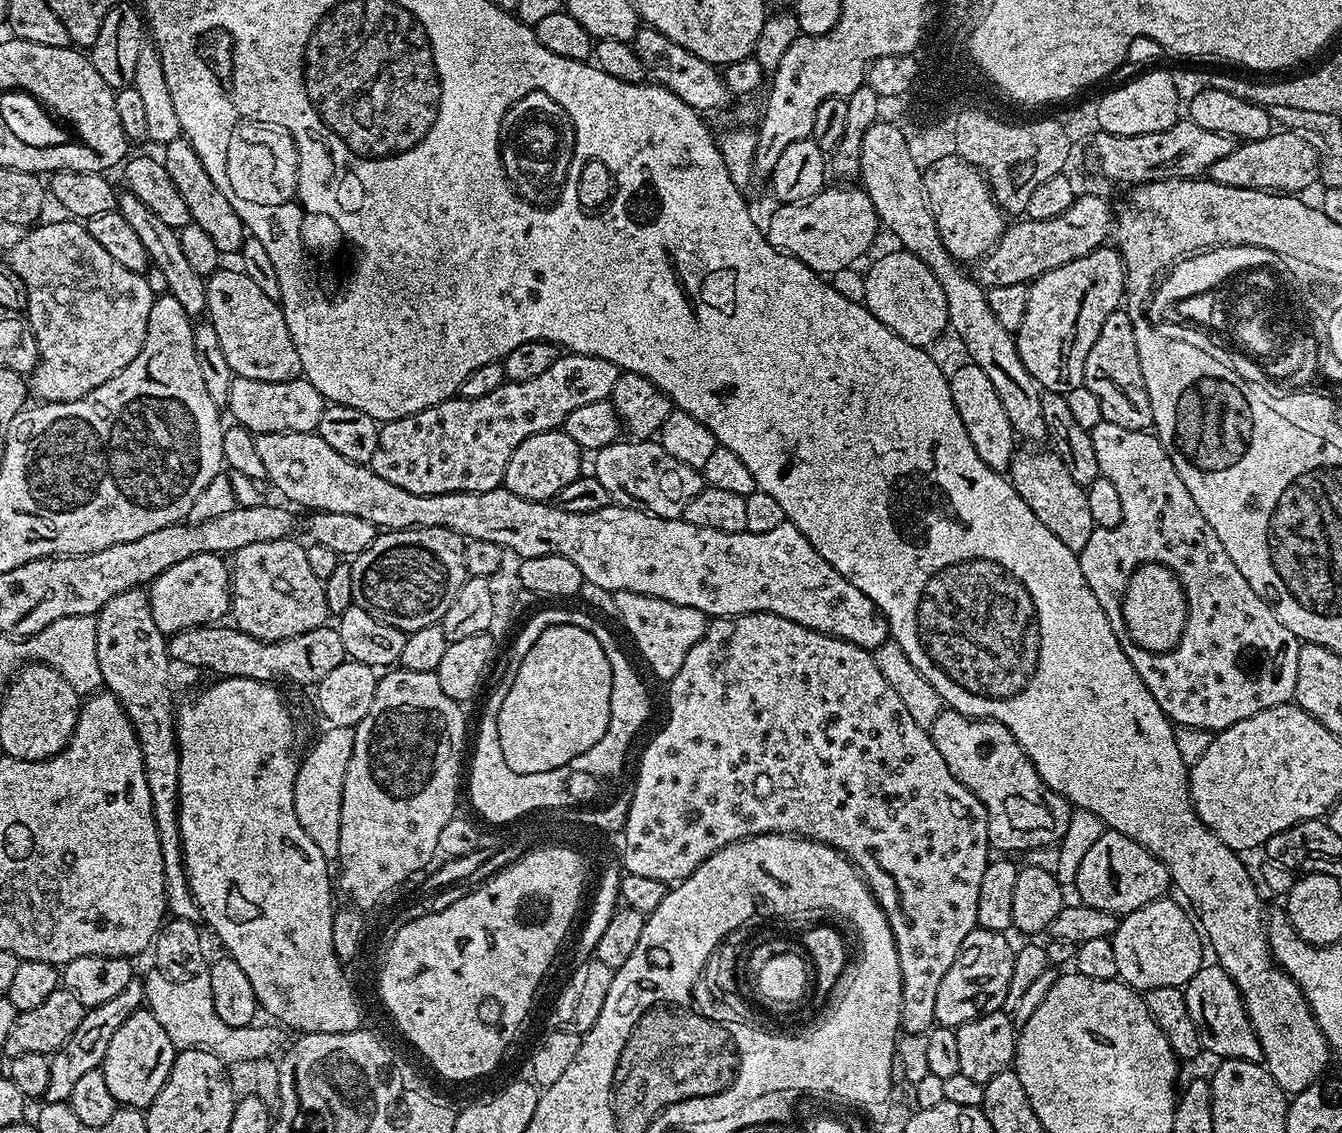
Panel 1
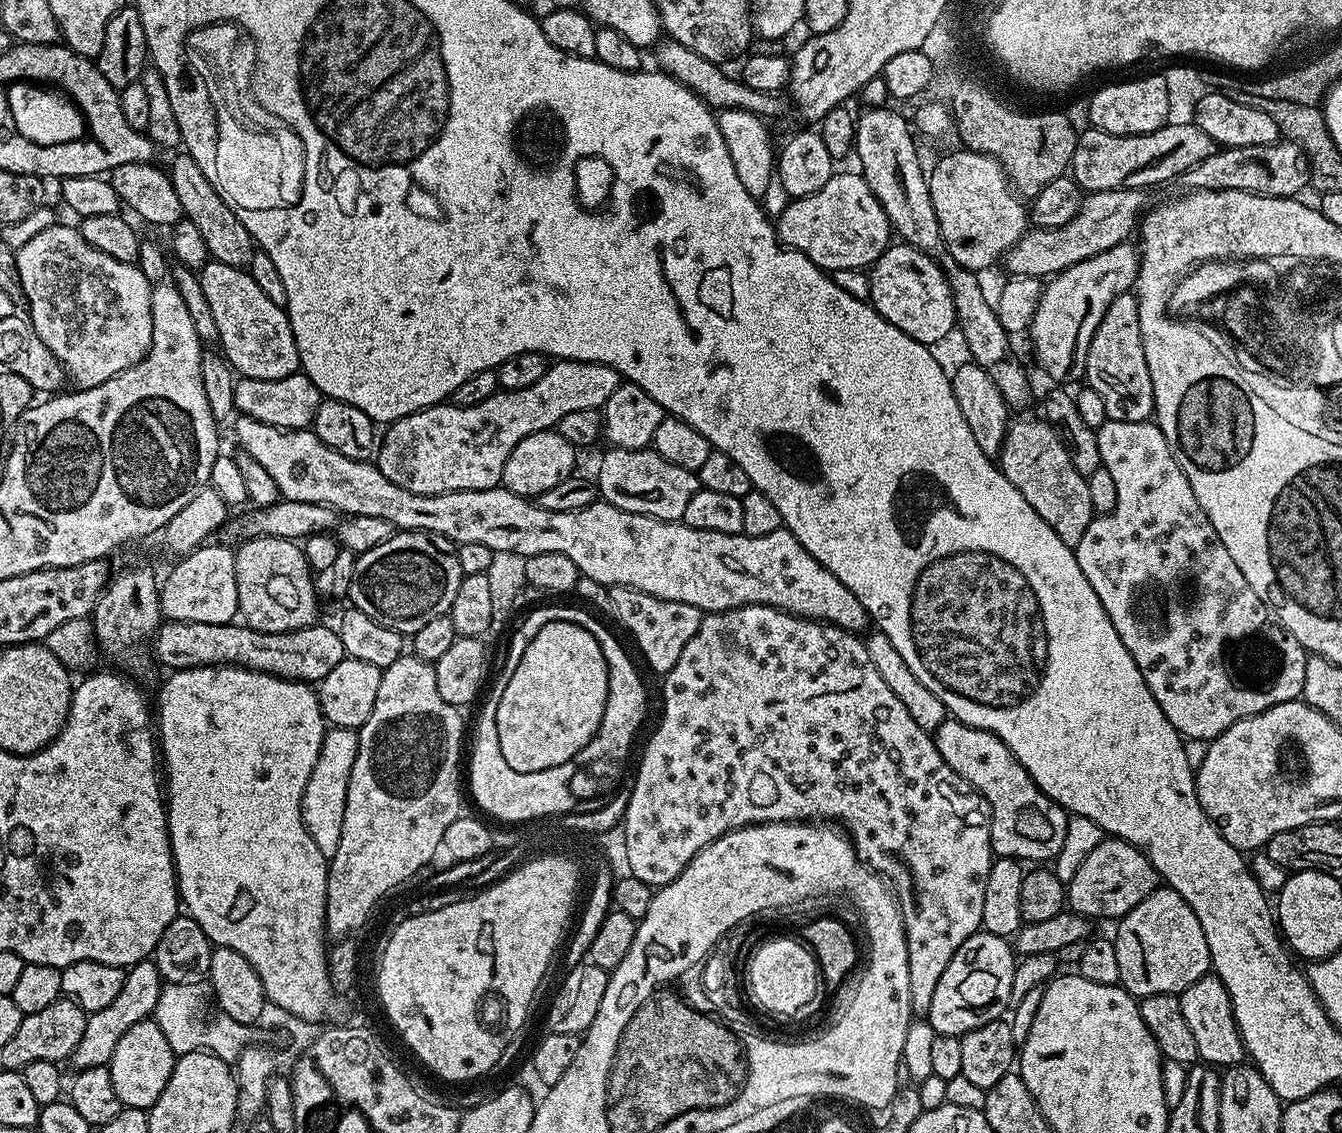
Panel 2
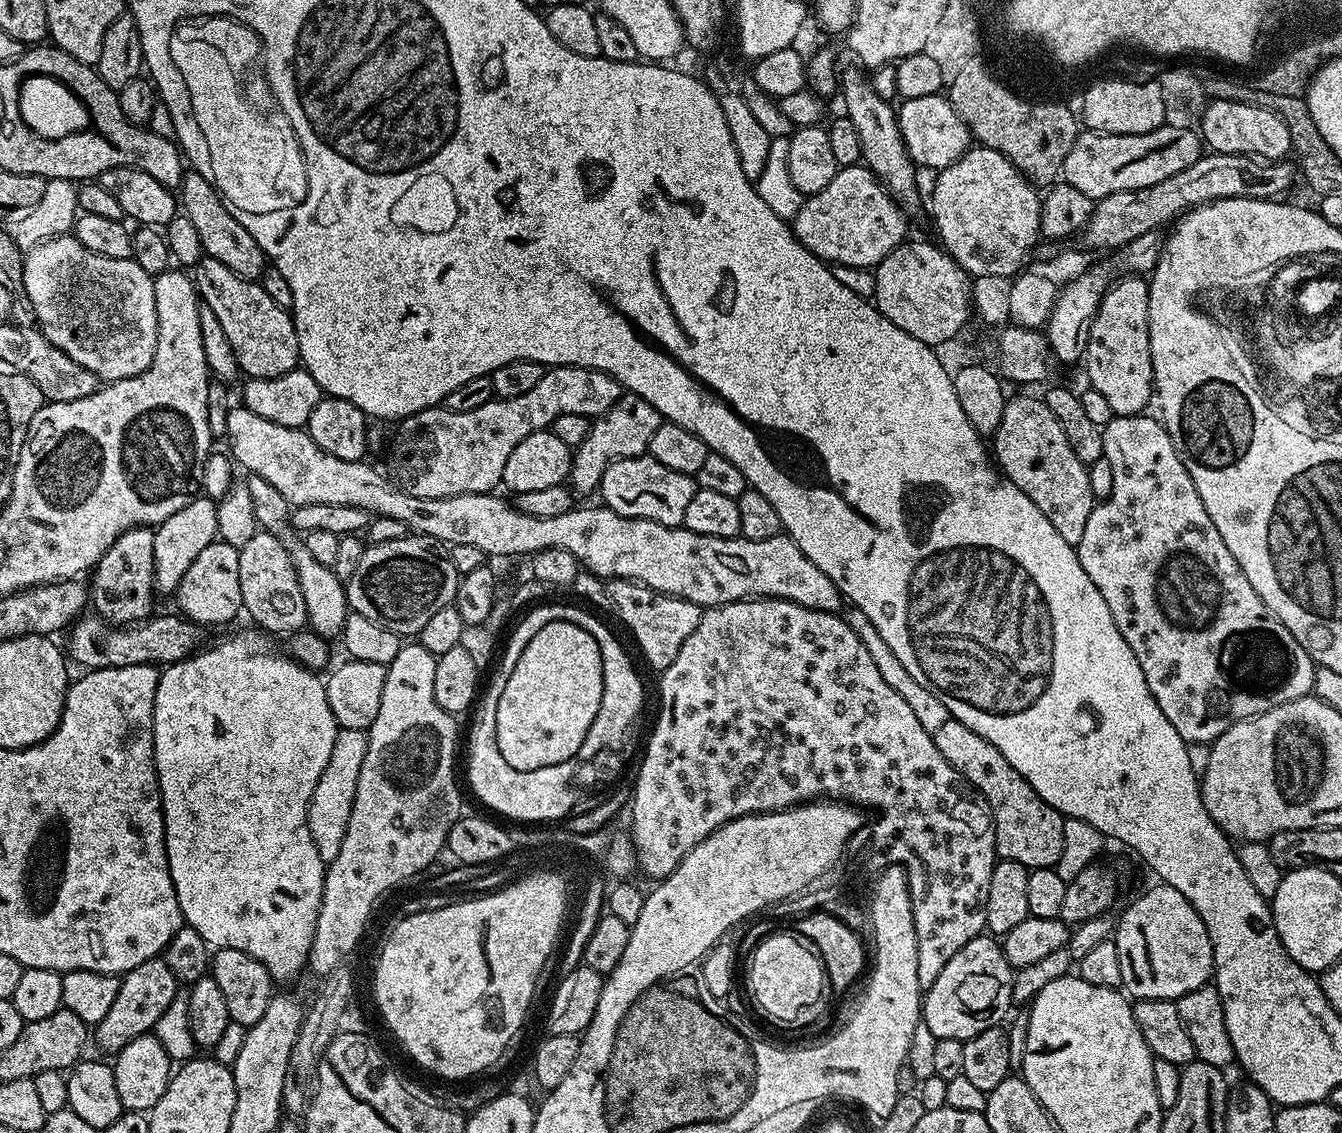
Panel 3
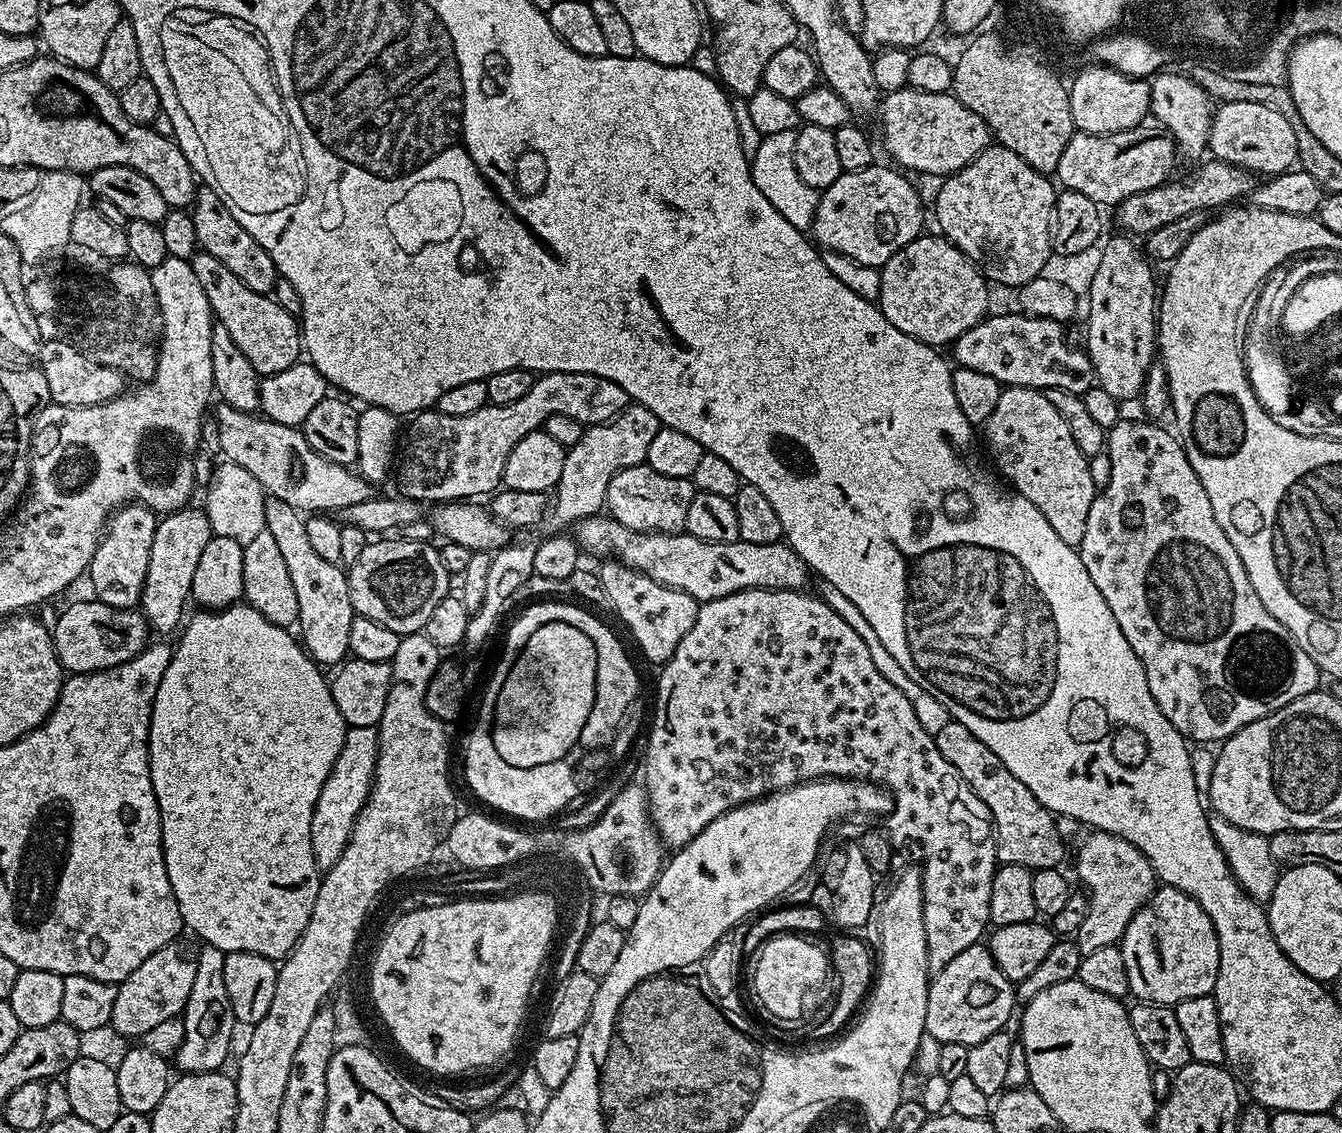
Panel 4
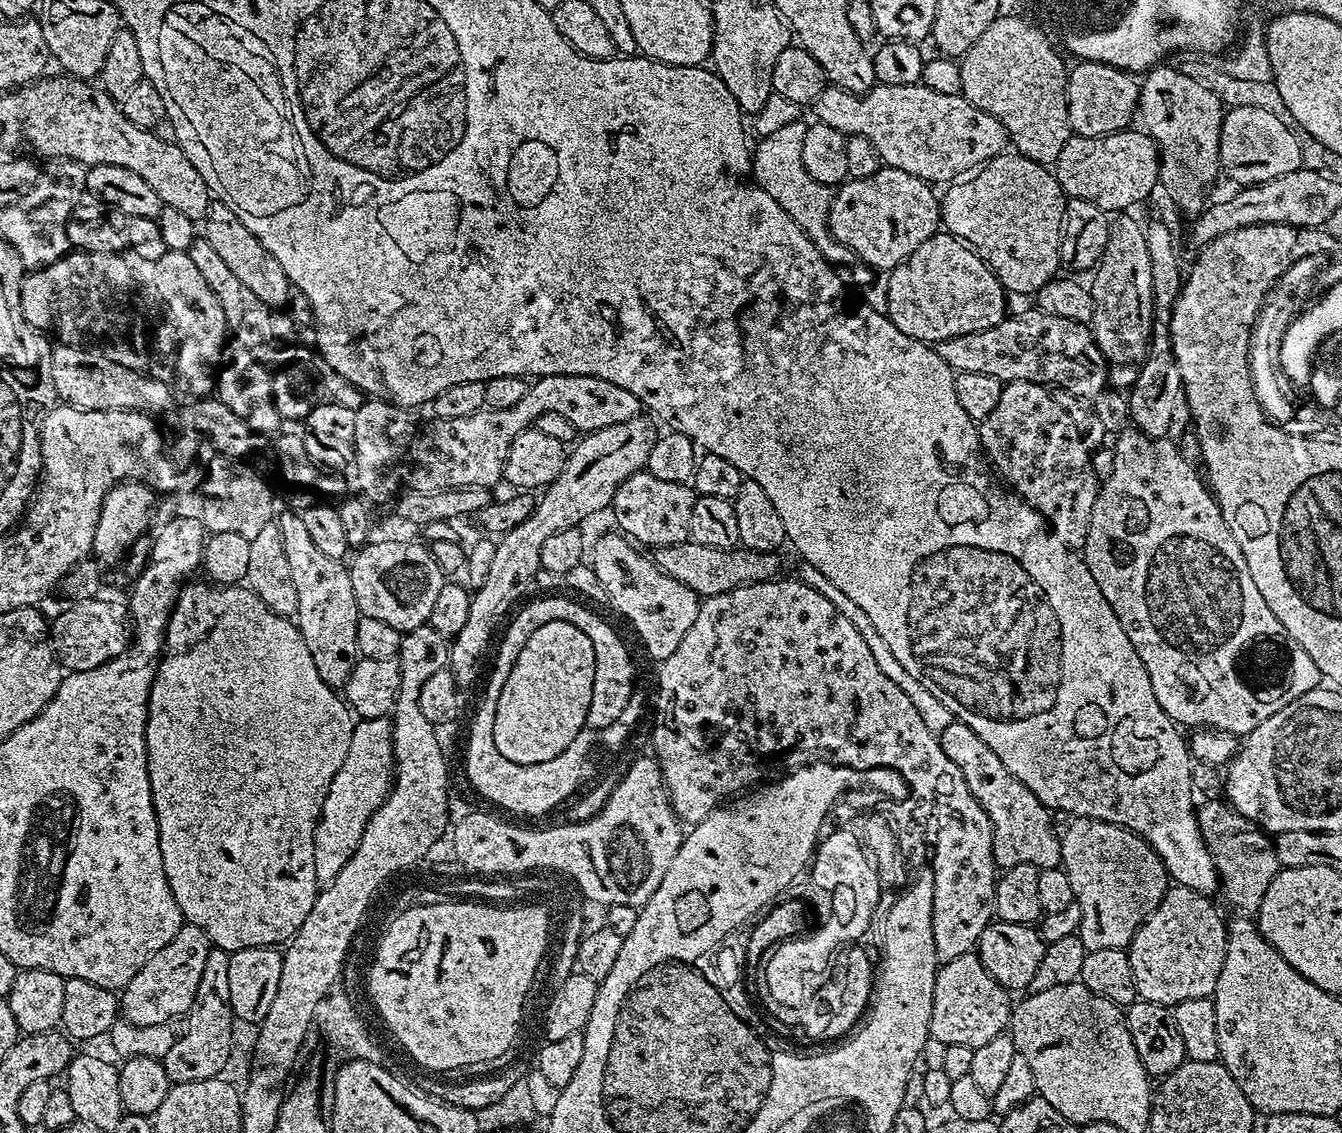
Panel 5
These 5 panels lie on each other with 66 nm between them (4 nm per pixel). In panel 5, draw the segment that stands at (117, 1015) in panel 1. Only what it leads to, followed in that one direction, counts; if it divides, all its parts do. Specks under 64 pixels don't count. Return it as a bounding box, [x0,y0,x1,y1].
[118,922,210,1027]

